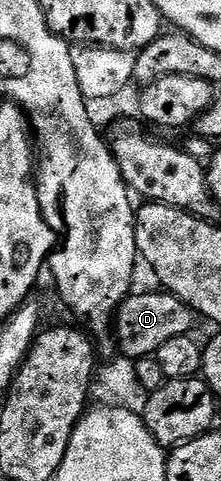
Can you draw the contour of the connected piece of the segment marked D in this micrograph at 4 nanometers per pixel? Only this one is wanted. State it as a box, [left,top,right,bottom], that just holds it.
[113,291,196,358]

